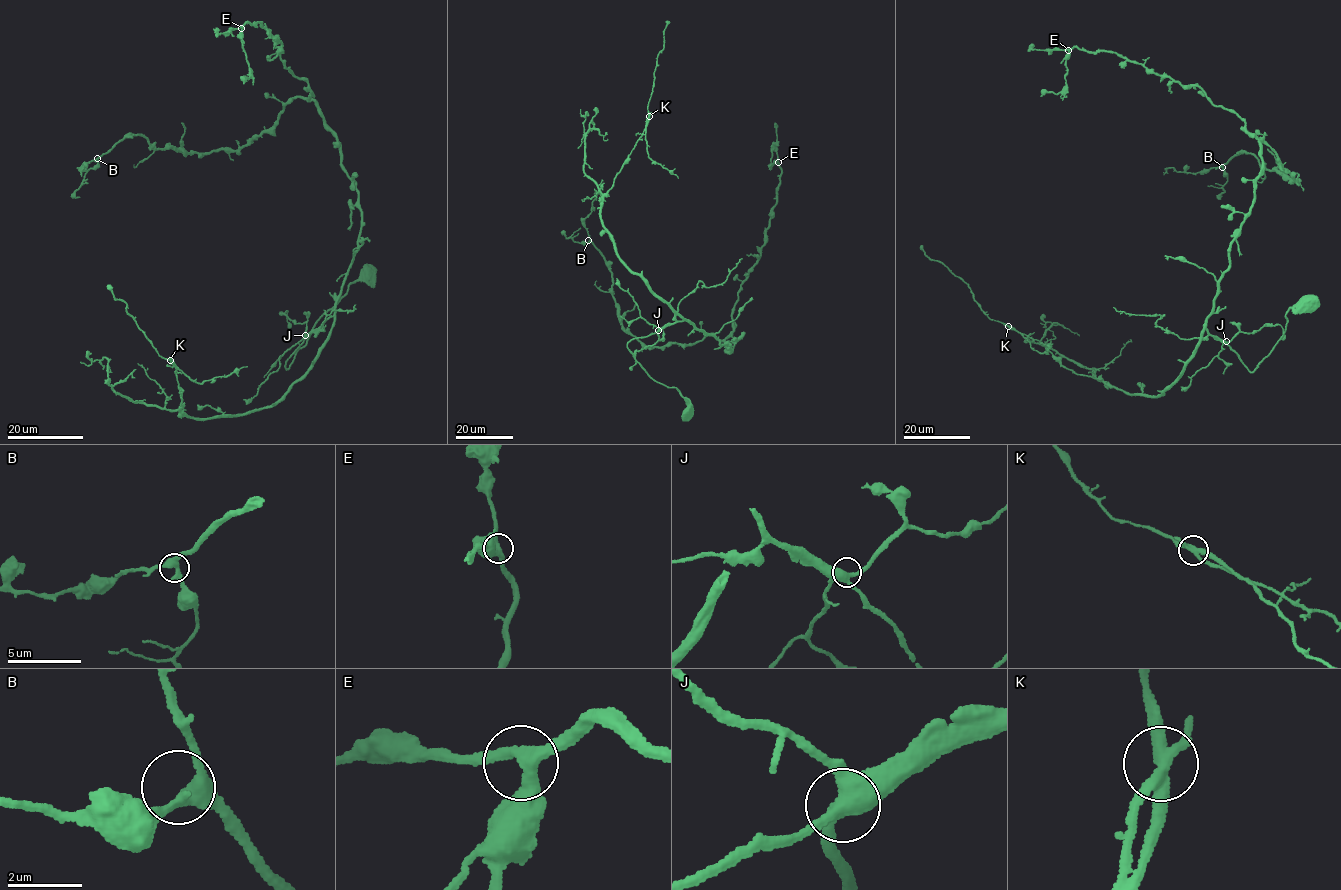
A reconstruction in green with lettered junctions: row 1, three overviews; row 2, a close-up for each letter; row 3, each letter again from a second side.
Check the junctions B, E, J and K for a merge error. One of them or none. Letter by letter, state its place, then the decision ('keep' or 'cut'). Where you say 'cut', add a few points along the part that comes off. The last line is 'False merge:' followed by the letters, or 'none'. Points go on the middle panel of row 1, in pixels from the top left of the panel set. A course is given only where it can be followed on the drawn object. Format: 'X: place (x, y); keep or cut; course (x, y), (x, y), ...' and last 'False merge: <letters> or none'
B: place (588, 240); keep
E: place (778, 162); keep
J: place (658, 330); keep
K: place (649, 116); cut; course (649, 115), (647, 107), (667, 21)
False merge: K

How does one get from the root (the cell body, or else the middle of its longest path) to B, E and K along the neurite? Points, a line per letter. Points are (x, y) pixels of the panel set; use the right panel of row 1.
B: (1308, 302), (1290, 307), (1252, 372), (1205, 329), (1263, 137), (1299, 181), (1245, 152), (1222, 167)
E: (1308, 302), (1290, 307), (1252, 372), (1210, 335), (1260, 141), (1198, 87), (1112, 52), (1068, 50)
K: (1308, 302), (1290, 307), (1283, 335), (1252, 372), (1204, 325), (1194, 354), (1156, 397), (1074, 372), (1008, 326)

